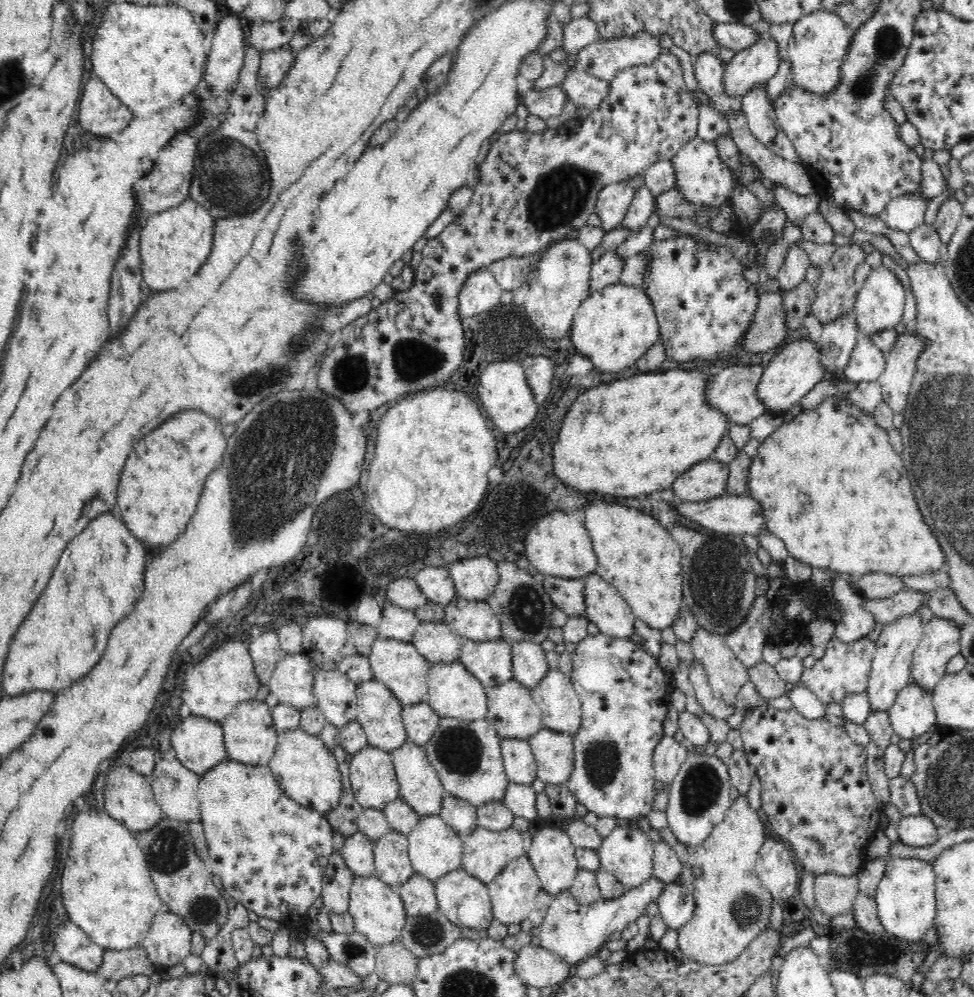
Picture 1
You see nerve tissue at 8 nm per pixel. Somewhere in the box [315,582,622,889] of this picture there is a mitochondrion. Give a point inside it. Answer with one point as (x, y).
(459, 749)

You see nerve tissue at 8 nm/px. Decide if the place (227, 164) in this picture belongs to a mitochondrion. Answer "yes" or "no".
yes

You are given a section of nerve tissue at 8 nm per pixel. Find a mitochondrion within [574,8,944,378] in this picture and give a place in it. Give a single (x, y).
(888, 43)

